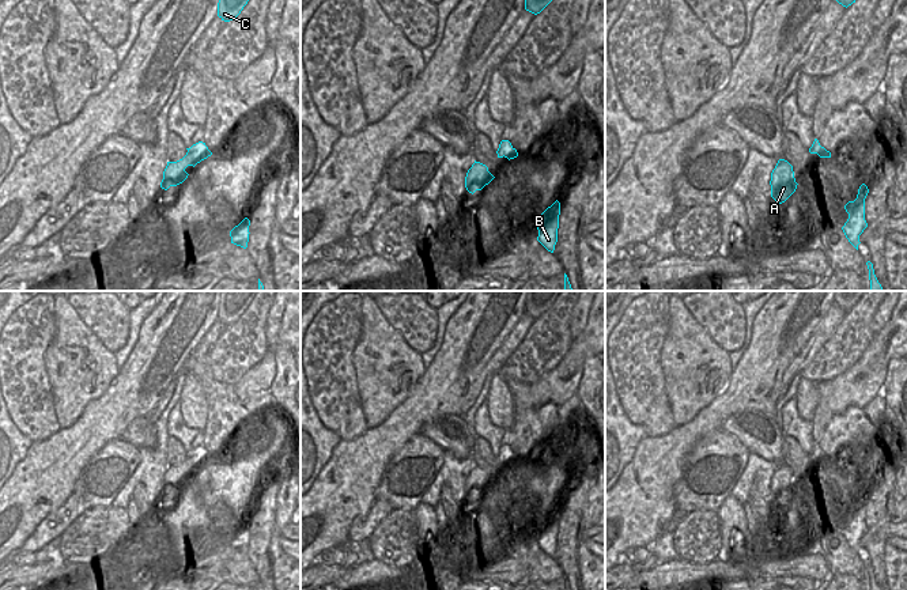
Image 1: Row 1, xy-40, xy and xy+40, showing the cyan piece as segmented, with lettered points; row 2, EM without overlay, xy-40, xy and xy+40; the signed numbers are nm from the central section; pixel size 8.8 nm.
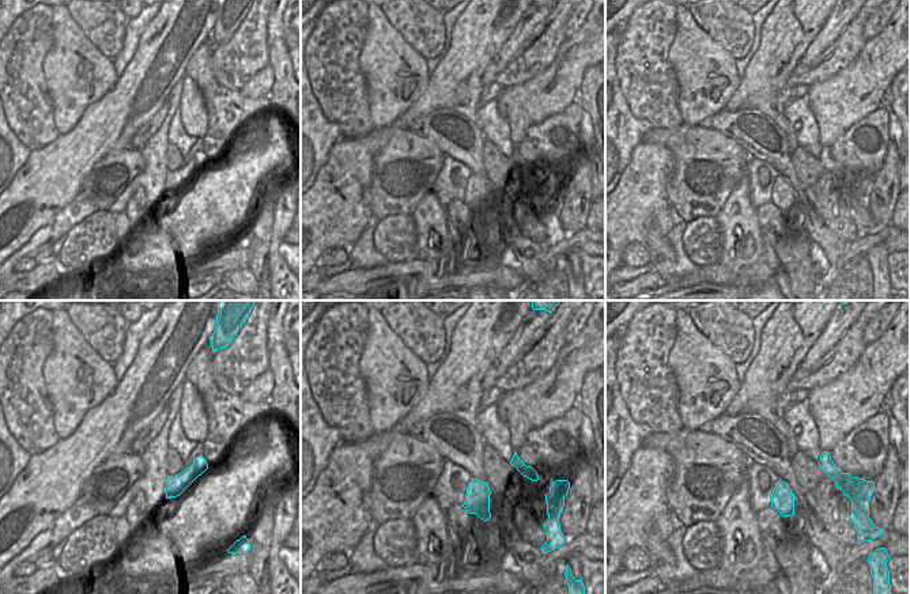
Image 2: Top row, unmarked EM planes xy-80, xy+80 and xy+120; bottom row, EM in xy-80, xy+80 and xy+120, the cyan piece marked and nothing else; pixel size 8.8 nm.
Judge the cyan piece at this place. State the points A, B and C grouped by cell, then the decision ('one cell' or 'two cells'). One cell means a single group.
groups A C / B; two cells

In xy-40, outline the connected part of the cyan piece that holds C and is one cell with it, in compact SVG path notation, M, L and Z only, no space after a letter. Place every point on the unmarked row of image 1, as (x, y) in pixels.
M222 291L218 321L224 326L235 324L254 299L256 294L257 291Z

